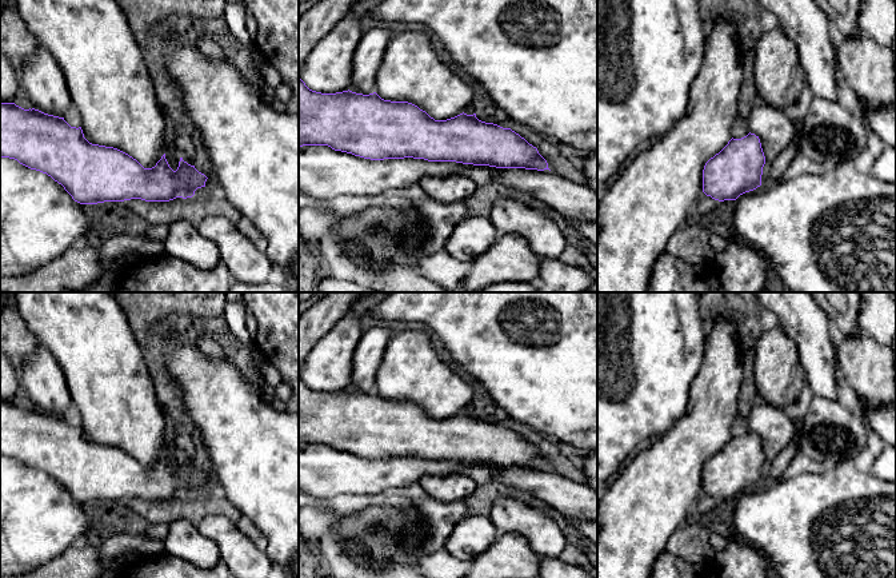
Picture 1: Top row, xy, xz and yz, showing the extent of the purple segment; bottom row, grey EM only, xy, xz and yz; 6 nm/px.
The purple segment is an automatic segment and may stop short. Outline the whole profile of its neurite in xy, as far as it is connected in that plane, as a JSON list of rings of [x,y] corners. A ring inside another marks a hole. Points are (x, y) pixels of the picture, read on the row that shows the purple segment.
[[[0,103],[0,158],[15,159],[31,170],[47,174],[80,204],[131,199],[145,202],[187,199],[192,198],[197,188],[205,187],[208,179],[183,158],[173,171],[165,154],[155,167],[144,168],[136,159],[117,148],[89,143],[81,127],[71,127],[64,117],[35,108],[24,109],[15,103]]]

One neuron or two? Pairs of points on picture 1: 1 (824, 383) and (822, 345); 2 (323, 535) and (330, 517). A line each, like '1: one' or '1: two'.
1: one
2: one

